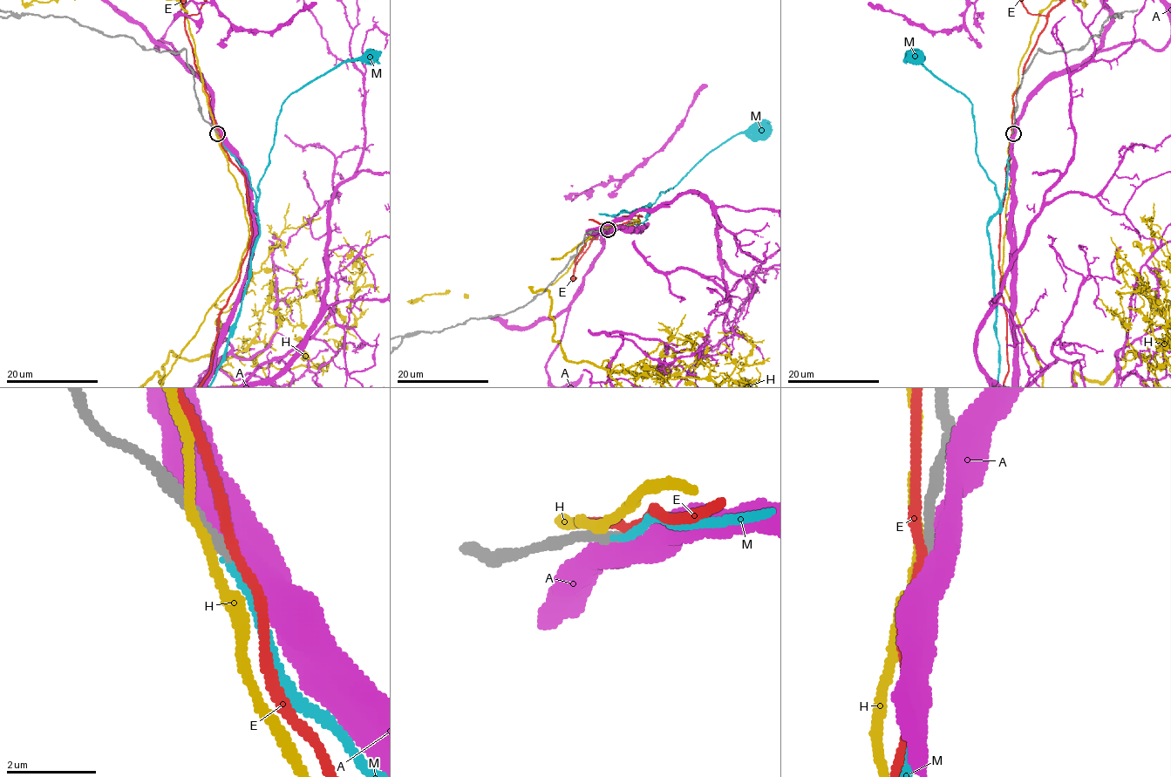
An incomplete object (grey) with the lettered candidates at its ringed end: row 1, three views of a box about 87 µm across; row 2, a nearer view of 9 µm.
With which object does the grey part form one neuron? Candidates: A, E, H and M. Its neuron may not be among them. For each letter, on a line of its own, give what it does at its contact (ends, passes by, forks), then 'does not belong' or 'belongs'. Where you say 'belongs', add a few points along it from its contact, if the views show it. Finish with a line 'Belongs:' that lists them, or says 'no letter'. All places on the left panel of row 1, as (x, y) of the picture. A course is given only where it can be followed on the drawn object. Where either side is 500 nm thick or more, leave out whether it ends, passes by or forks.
A: does not belong
E: it passes by | does not belong
H: it passes by | does not belong
M: it ends | belongs
Belongs: M

